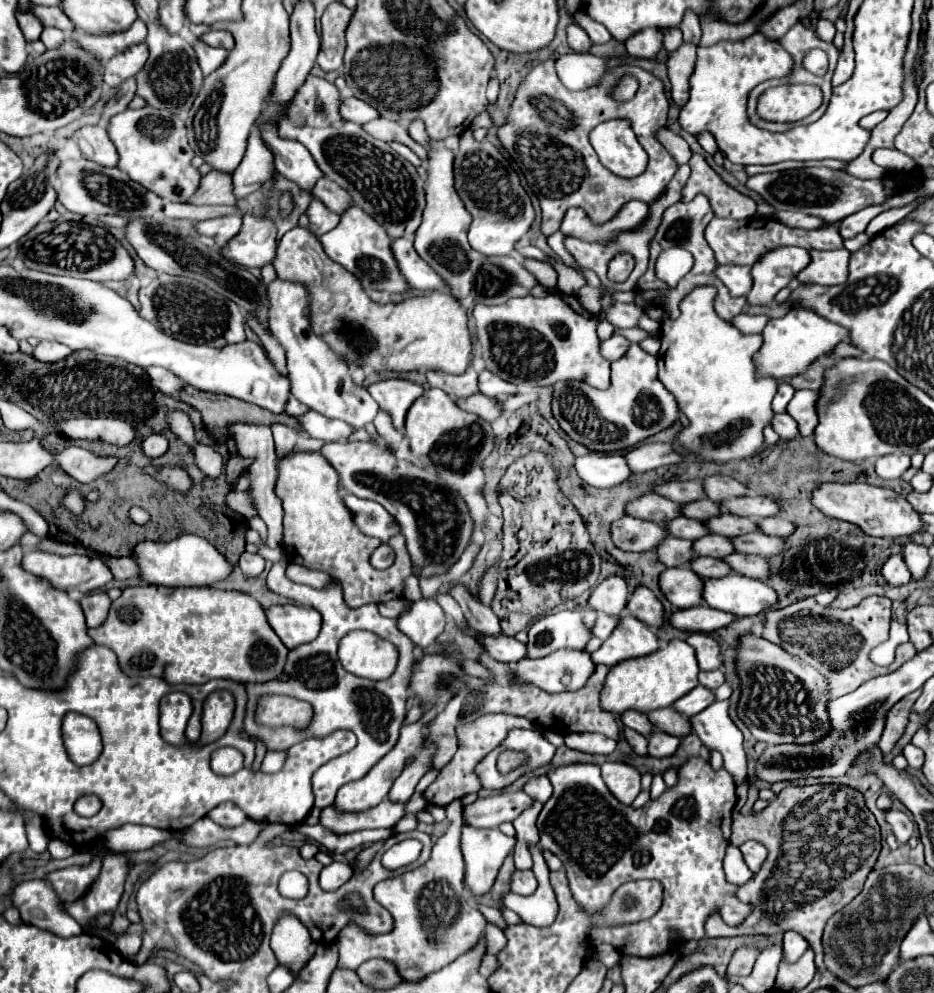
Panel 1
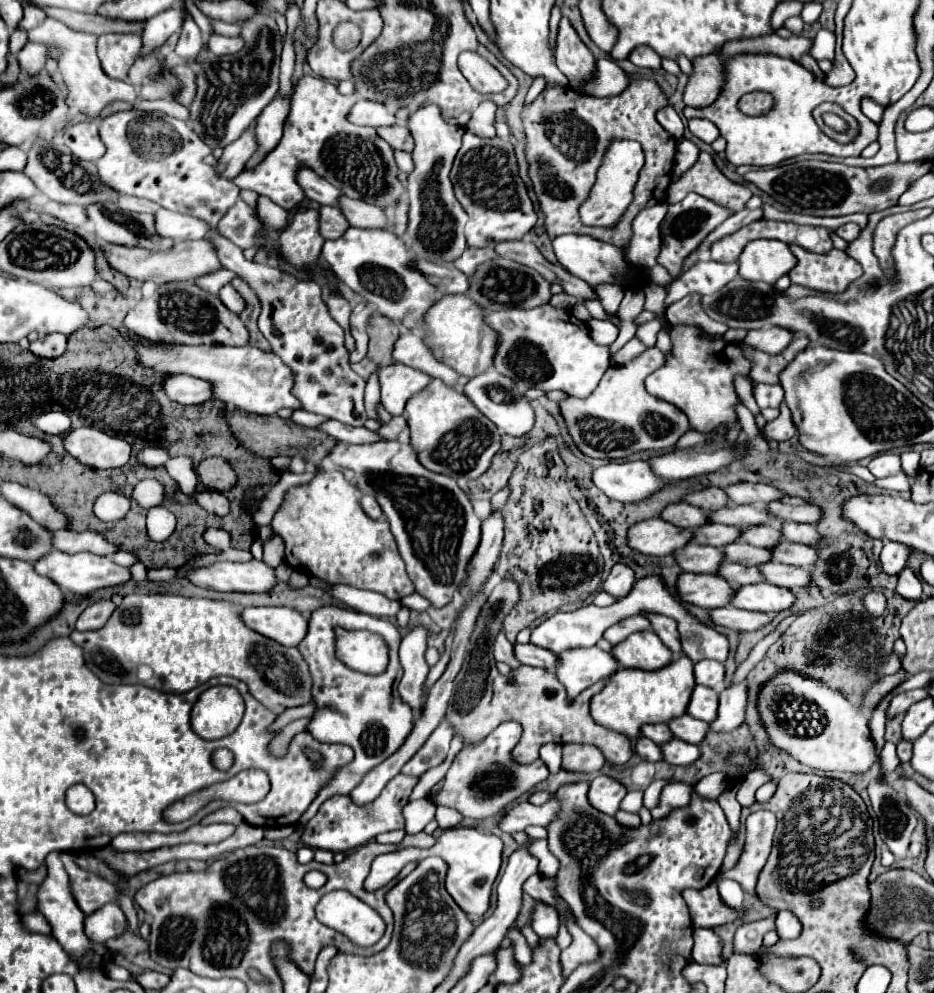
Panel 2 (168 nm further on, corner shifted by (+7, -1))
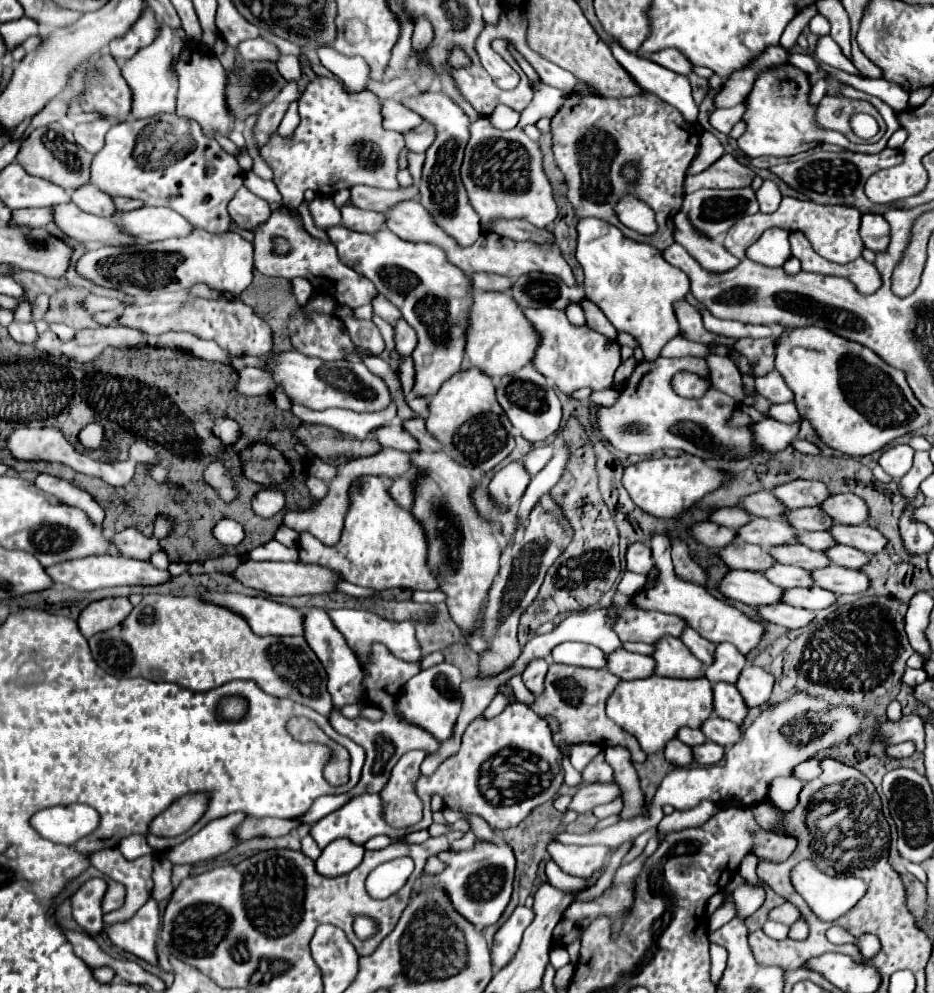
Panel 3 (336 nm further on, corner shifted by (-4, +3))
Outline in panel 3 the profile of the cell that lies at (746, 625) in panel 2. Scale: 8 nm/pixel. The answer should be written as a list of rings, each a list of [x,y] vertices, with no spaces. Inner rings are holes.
[[[778,603],[778,605],[760,607],[760,617],[764,621],[772,621],[772,623],[784,625],[788,629],[798,629],[798,627],[808,625],[816,617],[816,613],[812,613],[808,609],[802,609],[802,607],[792,607],[792,605],[786,605],[786,603]]]

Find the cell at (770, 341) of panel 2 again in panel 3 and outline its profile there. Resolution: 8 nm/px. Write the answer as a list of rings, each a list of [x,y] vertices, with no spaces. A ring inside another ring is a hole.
[[[688,293],[688,303],[694,305],[702,317],[704,317],[704,327],[710,331],[710,333],[716,333],[716,335],[722,335],[722,337],[732,337],[732,339],[742,339],[742,337],[752,337],[752,339],[758,339],[758,337],[770,337],[770,327],[766,325],[748,325],[748,323],[740,323],[740,321],[722,321],[722,319],[716,319],[712,317],[694,297],[692,293]]]

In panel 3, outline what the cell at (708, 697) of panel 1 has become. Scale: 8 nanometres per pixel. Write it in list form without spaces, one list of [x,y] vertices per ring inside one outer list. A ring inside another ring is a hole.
[[[716,683],[714,685],[714,713],[722,719],[728,719],[736,725],[742,725],[748,715],[748,705],[736,685],[732,683]]]

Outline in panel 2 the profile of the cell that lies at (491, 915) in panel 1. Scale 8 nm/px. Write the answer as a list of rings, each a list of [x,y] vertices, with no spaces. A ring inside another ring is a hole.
[[[514,928],[506,933],[514,945],[516,960],[522,965],[528,965],[532,961],[532,950],[519,928]]]

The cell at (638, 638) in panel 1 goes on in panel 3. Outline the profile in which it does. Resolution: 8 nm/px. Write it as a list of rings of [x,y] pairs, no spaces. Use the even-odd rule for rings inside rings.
[[[664,637],[656,643],[656,675],[672,679],[698,679],[704,677],[704,665],[692,655],[692,651],[674,637]]]

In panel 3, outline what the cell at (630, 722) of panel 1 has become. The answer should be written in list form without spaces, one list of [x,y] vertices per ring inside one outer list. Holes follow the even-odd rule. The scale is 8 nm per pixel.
[[[680,729],[678,733],[678,739],[690,747],[696,747],[696,745],[702,745],[706,743],[706,735],[700,731],[700,729]]]

